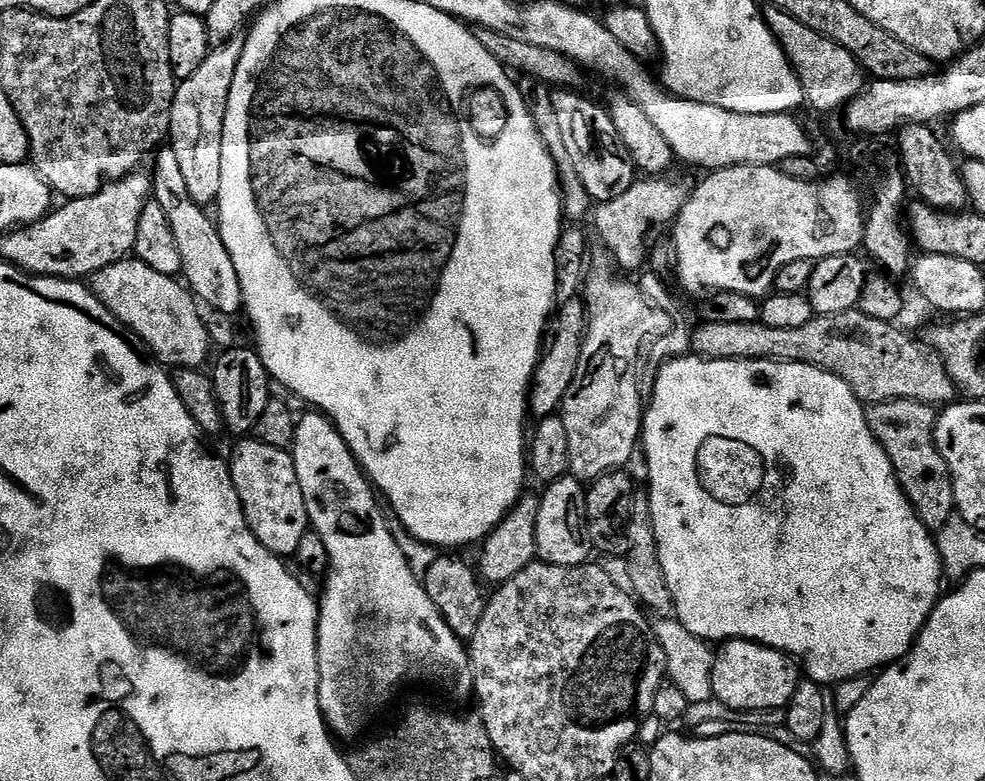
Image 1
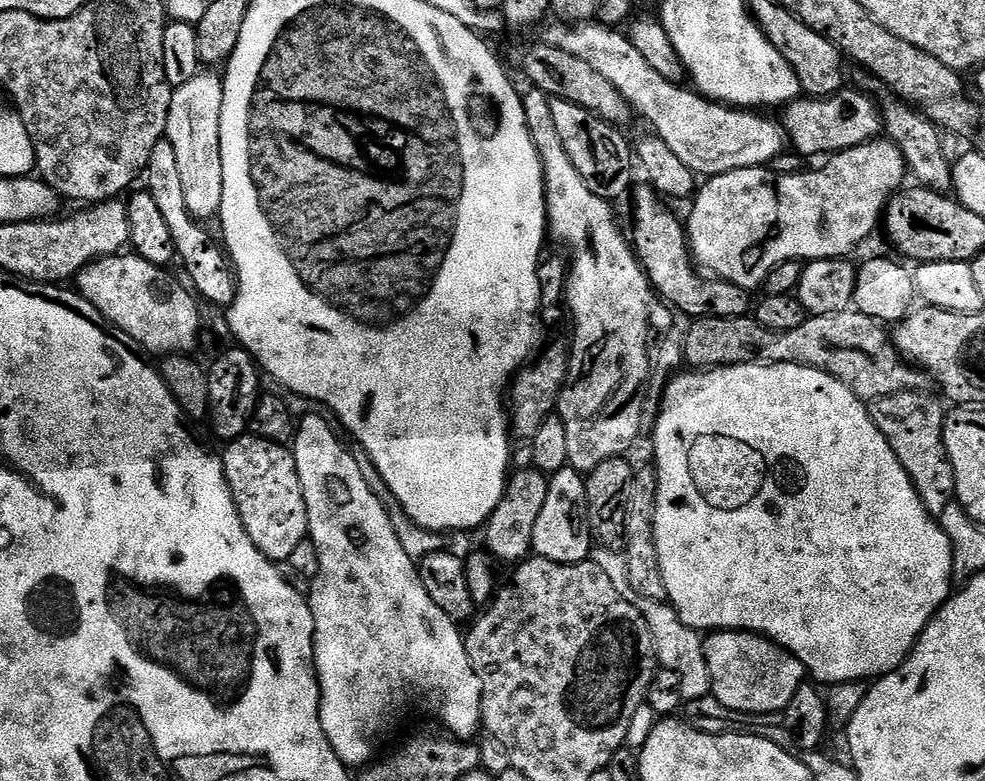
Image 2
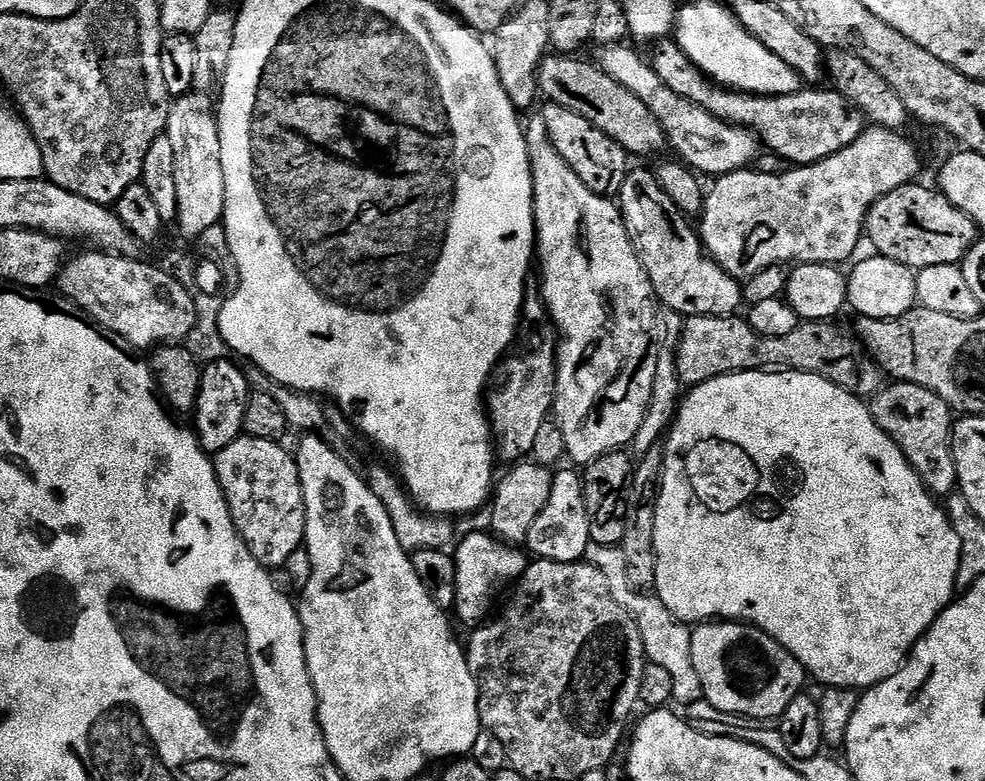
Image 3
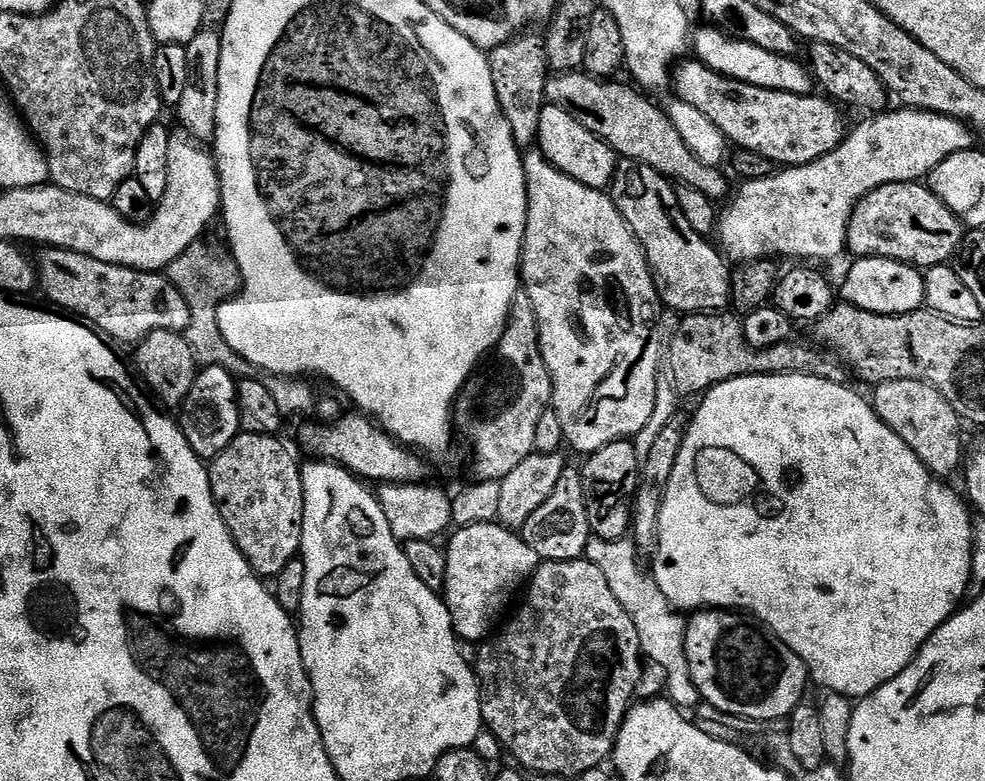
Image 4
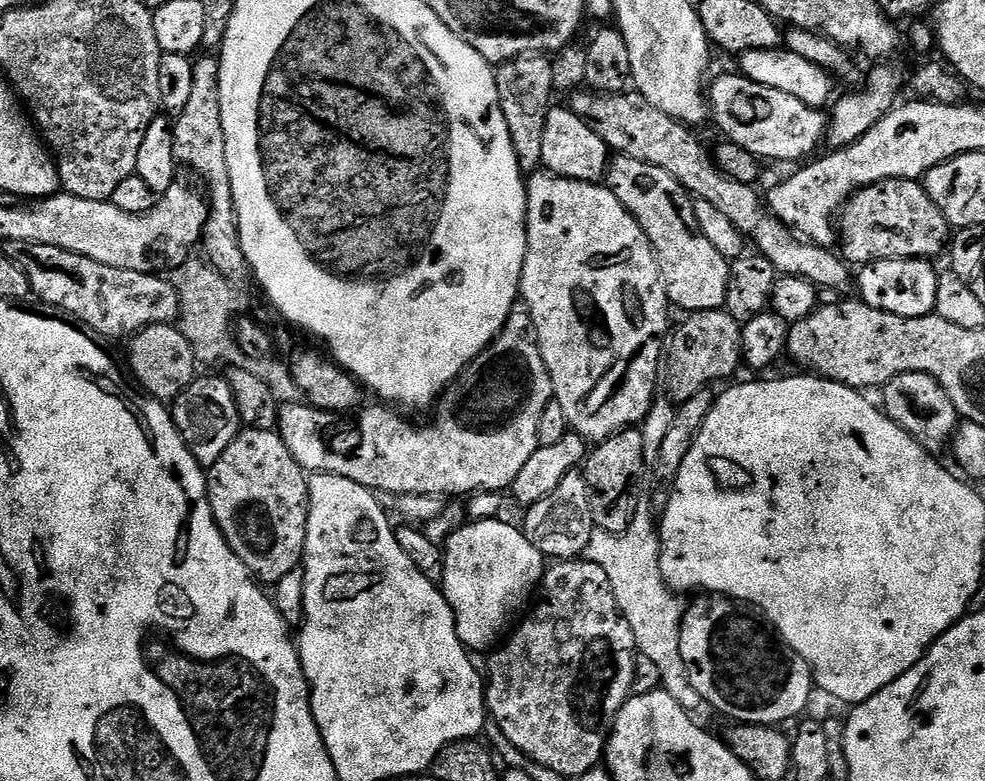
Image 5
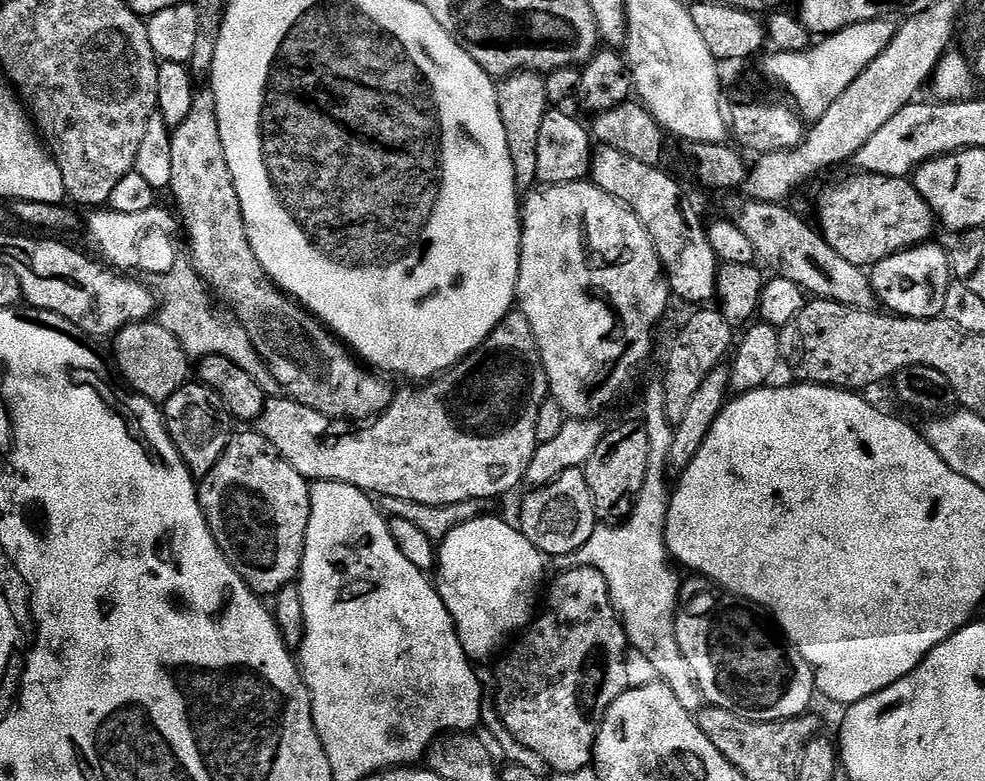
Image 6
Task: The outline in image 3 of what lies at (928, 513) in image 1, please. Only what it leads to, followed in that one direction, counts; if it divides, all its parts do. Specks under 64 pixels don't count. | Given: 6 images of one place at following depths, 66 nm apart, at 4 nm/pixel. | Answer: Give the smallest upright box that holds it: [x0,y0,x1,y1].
[870,382,958,498]

